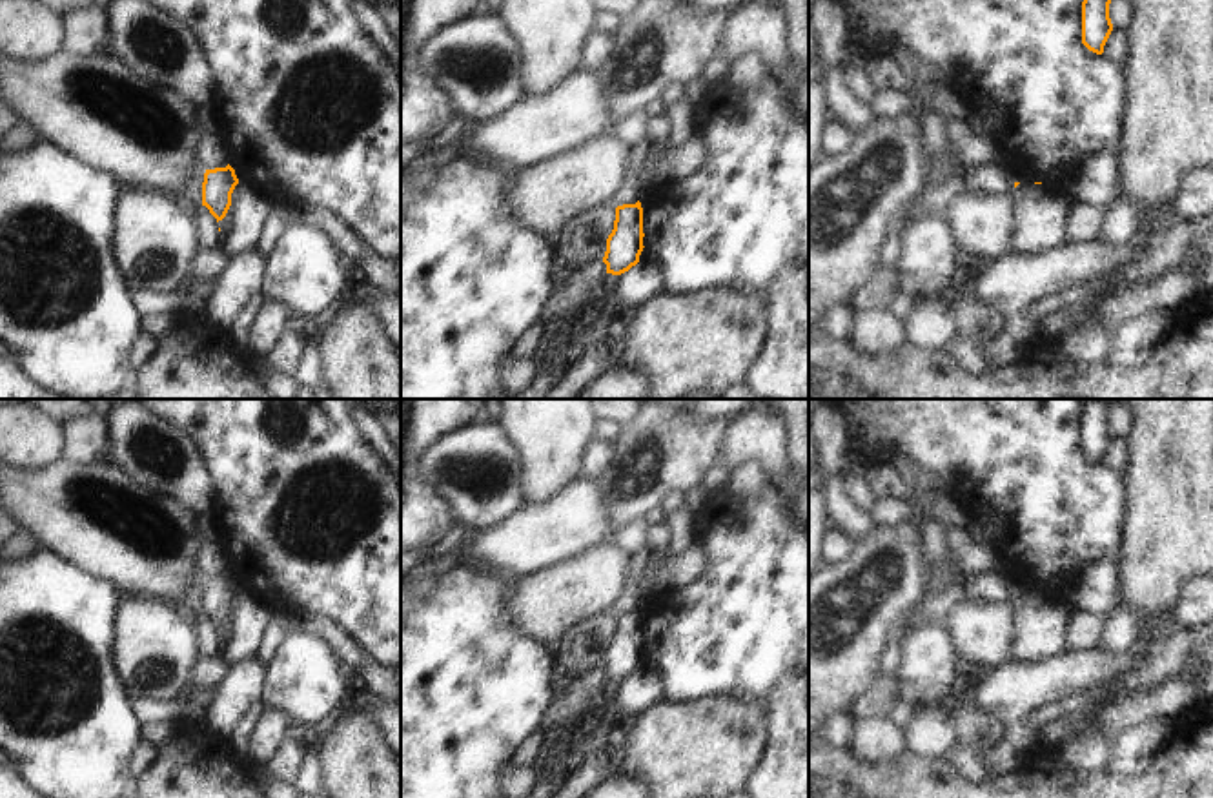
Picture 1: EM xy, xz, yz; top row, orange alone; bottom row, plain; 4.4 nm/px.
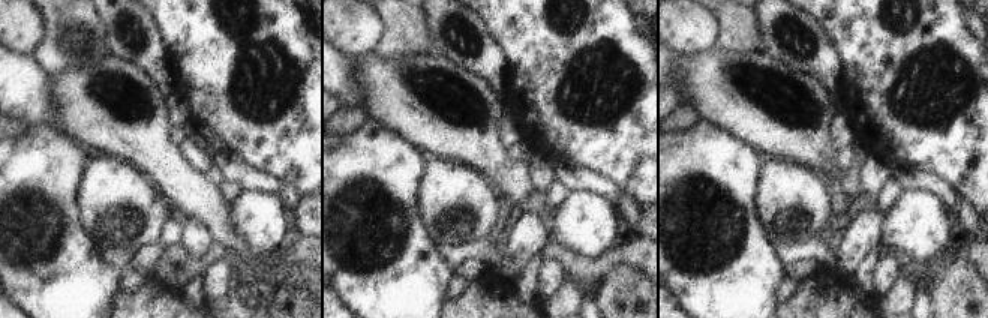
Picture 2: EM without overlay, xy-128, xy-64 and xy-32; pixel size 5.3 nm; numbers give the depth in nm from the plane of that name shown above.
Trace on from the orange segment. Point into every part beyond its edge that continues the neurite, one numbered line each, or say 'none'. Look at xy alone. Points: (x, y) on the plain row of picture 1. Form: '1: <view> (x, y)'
none

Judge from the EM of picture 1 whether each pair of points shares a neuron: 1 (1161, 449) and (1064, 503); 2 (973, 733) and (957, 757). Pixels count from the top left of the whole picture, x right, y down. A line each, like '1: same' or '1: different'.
1: different
2: different

